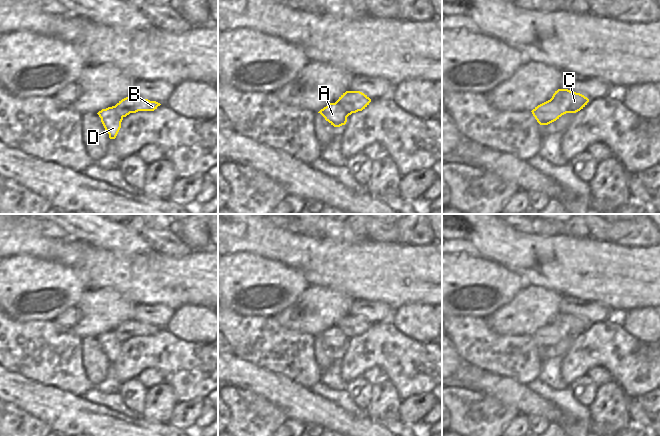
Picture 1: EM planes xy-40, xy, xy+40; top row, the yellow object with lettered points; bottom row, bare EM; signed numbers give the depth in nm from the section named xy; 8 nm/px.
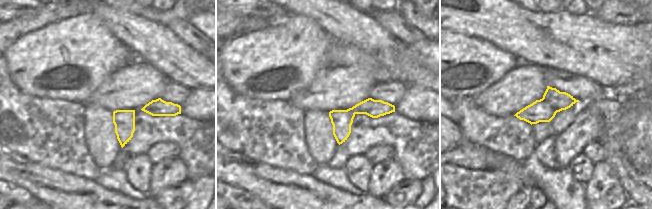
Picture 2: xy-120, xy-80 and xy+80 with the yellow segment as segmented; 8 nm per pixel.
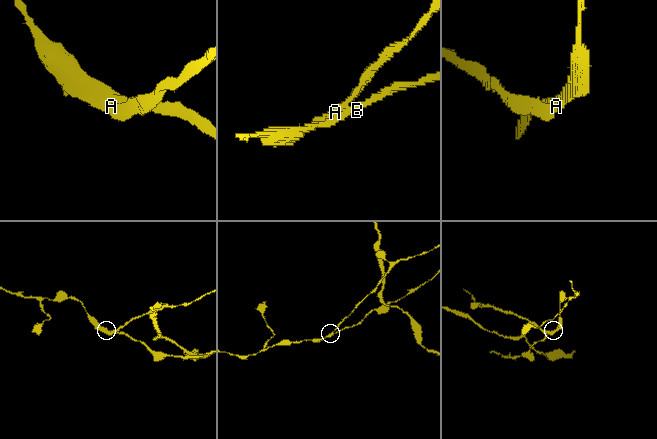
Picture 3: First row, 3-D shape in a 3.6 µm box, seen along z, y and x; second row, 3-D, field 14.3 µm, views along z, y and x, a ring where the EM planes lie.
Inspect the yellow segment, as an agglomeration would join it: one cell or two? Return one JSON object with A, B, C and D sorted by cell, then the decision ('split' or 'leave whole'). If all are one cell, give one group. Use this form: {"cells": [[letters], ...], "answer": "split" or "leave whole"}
{"cells": [["A", "D"], ["B", "C"]], "answer": "split"}

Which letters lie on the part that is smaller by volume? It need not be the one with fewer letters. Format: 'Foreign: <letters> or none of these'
Foreign: A, D

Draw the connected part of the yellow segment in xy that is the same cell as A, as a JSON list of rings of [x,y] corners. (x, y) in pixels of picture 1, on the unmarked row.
[[[336,326],[330,327],[321,333],[318,337],[320,337],[325,342],[325,344],[334,351],[340,351],[342,349],[345,349],[347,346],[347,338]]]

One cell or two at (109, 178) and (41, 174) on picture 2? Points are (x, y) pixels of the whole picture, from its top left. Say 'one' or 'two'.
two

